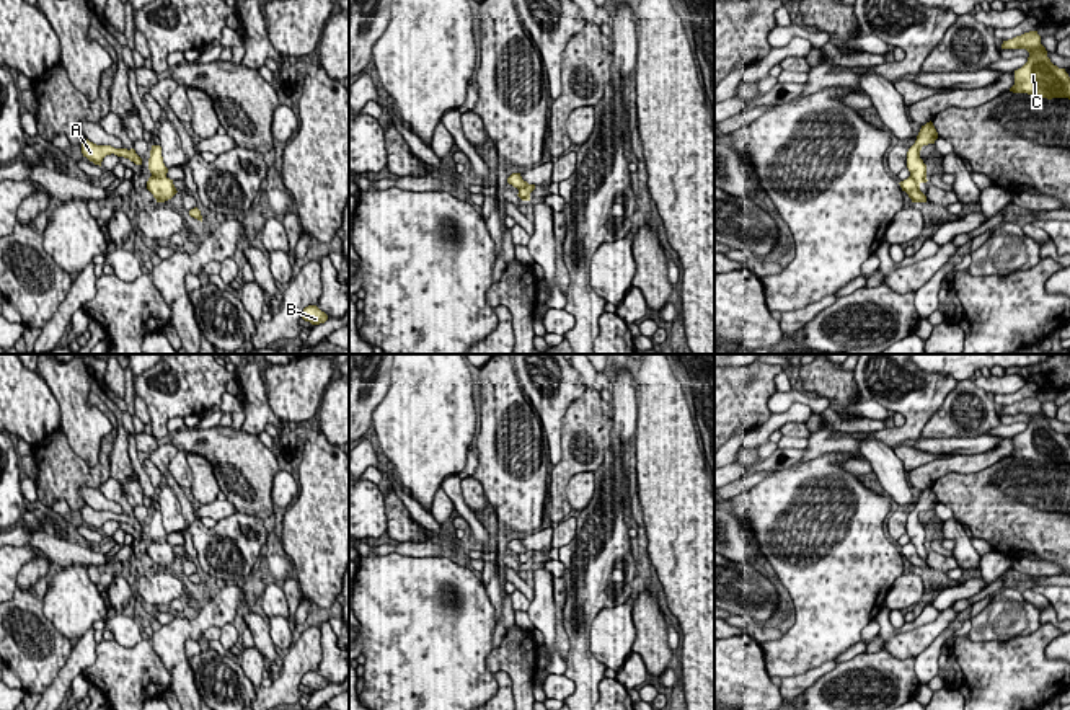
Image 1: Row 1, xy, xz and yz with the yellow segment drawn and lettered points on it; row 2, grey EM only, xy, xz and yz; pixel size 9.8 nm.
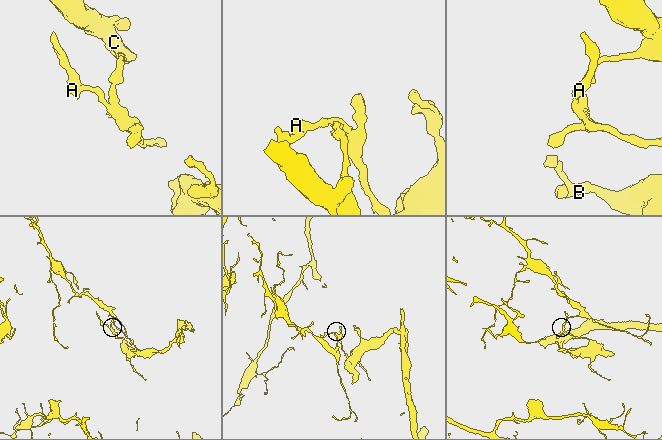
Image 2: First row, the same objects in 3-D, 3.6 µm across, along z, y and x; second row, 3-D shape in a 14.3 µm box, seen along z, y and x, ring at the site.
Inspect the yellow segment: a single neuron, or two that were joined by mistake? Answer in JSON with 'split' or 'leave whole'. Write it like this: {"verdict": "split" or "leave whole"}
{"verdict": "split"}

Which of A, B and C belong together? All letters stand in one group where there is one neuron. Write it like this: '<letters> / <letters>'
A B / C

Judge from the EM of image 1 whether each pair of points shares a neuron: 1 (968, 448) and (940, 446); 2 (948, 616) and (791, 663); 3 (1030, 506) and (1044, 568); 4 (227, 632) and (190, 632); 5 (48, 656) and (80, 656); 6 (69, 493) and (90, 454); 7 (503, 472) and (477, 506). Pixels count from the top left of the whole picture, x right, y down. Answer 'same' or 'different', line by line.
1: same
2: different
3: different
4: different
5: different
6: different
7: different

